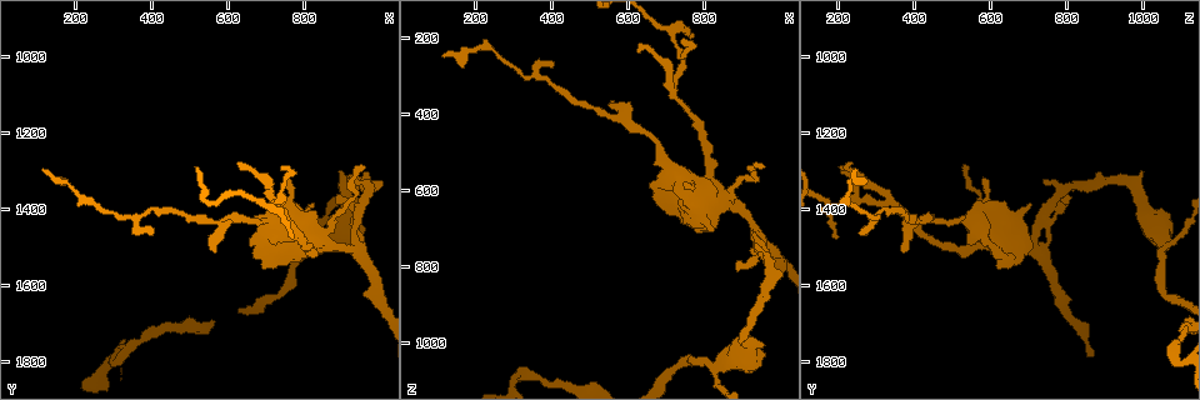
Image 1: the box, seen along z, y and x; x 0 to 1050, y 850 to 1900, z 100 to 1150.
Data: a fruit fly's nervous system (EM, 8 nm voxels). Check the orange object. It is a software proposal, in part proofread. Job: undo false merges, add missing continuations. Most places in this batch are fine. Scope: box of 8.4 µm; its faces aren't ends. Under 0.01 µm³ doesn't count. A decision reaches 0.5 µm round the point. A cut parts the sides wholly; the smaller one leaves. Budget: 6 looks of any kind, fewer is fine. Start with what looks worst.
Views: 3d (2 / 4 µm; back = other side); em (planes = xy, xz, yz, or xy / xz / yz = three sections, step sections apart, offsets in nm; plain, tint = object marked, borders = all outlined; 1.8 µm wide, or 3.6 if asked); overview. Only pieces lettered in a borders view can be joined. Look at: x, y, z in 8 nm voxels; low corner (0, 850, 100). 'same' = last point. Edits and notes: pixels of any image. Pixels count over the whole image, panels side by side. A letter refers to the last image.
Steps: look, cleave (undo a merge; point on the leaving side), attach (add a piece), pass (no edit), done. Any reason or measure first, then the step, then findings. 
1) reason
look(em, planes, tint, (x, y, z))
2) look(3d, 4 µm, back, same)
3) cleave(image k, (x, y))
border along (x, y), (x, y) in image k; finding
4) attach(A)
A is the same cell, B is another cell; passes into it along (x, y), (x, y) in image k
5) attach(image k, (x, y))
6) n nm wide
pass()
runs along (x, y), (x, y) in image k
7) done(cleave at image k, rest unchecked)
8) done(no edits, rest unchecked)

branch point
look(em, planes, tint, (945, 1390, 755))

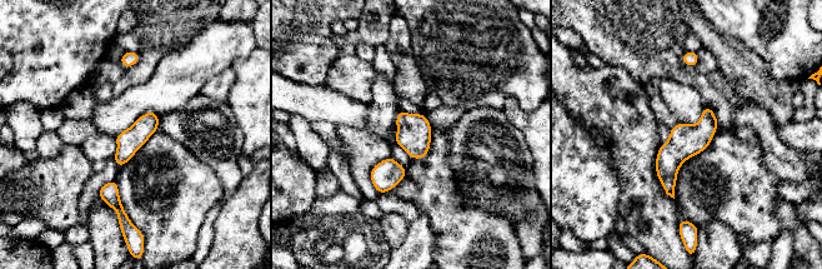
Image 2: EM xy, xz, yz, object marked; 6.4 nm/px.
see the neighbours
look(em, planes, borders, same)

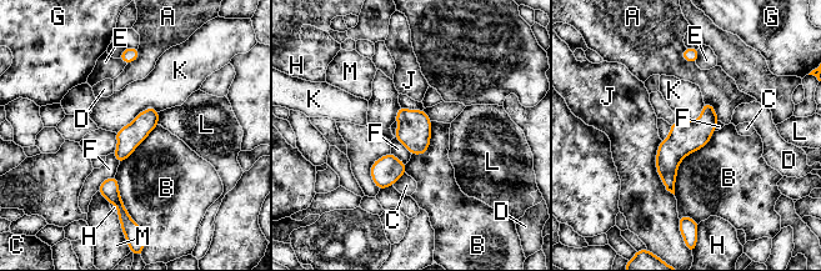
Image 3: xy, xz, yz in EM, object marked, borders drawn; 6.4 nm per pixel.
pass()
A, B, C, D, E, F, G, H, J, K, L and M are other cells; one cell here

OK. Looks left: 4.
sharp bend
look(em, 3.6 µm, planes, tint, (820, 1485, 585))

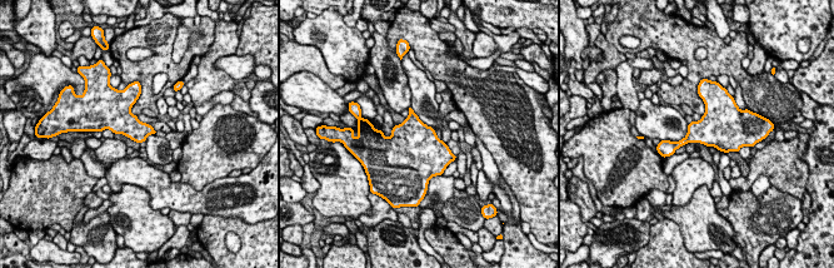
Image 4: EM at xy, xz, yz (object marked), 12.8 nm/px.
see the neighbours
look(em, 3.6 µm, planes, borders, same)

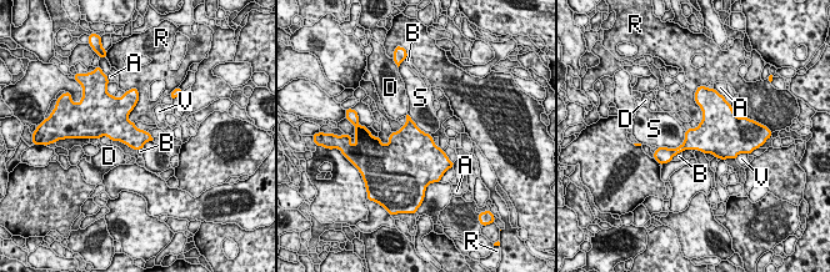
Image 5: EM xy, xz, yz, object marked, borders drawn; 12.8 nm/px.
pass()
A, B, D, R, S and V are other cells; border along (685, 131), (678, 146), (658, 147) in image 5; continuous, no second cell

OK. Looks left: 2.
abrupt turn
look(em, planes, borders, (715, 1375, 340))

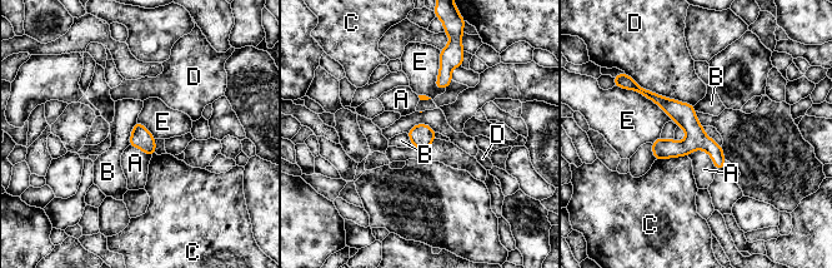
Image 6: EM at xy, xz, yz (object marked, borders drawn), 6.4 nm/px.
pass()
A, B, C, D and E are other cells; runs along (643, 92), (671, 107), (721, 165) in image 6; continuous, no second cell

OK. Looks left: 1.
done(no edits, rest unchecked)

